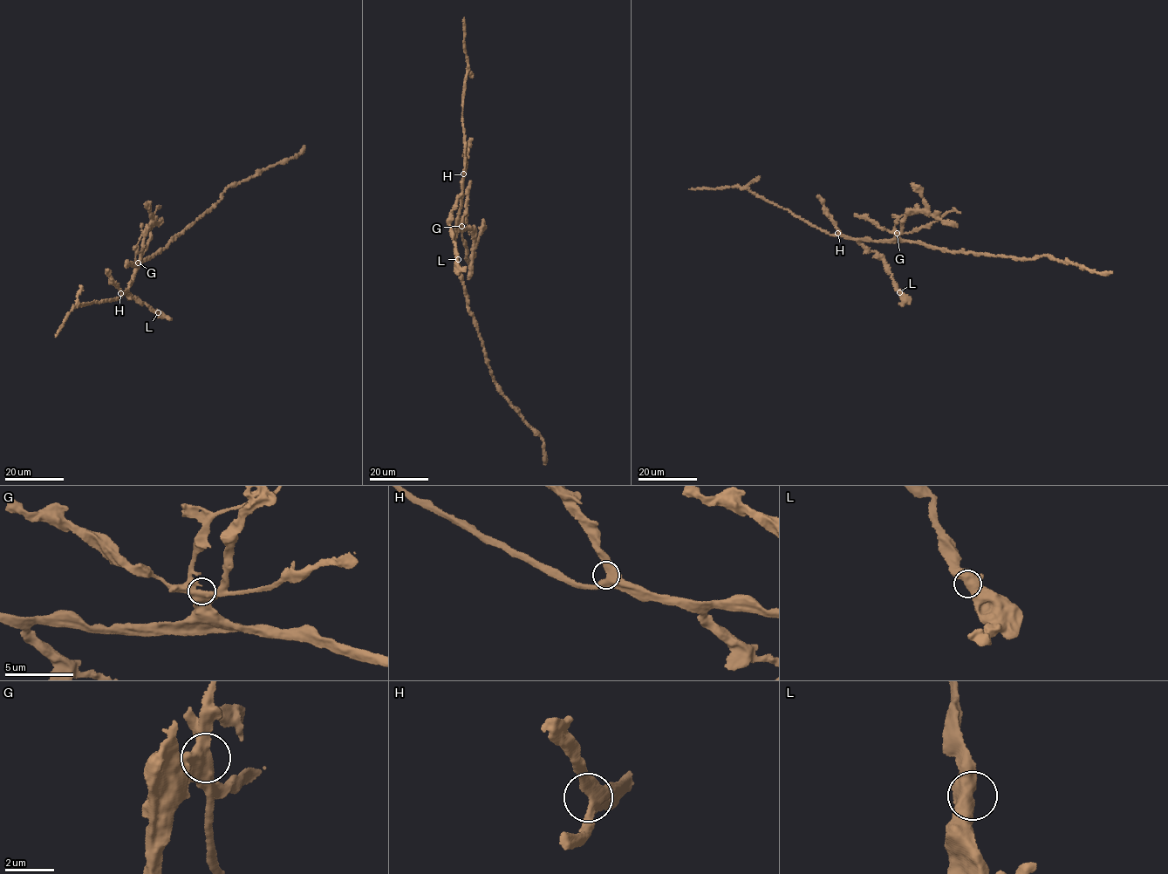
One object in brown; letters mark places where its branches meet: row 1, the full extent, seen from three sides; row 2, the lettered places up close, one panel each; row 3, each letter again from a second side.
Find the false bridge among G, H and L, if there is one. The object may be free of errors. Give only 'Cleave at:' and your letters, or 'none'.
Cleave at: G

